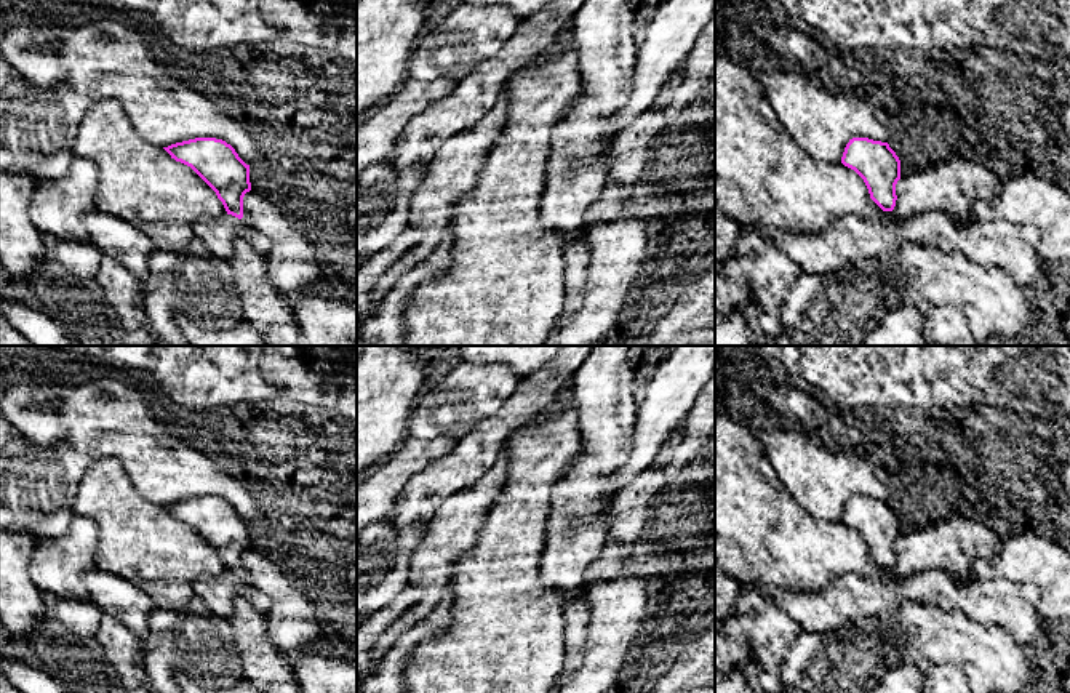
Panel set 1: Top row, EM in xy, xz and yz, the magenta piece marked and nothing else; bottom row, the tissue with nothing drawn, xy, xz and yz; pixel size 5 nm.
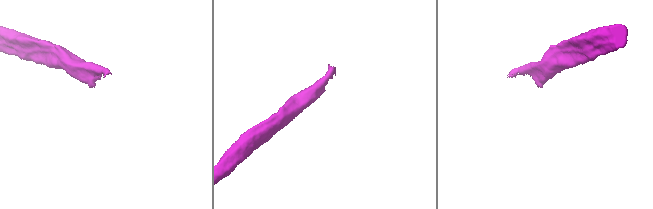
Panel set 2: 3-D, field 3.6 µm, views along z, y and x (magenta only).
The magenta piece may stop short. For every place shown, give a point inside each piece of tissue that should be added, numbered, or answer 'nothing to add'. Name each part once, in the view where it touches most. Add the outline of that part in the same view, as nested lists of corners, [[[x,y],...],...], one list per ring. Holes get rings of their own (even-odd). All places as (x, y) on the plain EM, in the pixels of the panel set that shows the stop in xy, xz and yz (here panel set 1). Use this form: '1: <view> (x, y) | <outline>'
nothing to add

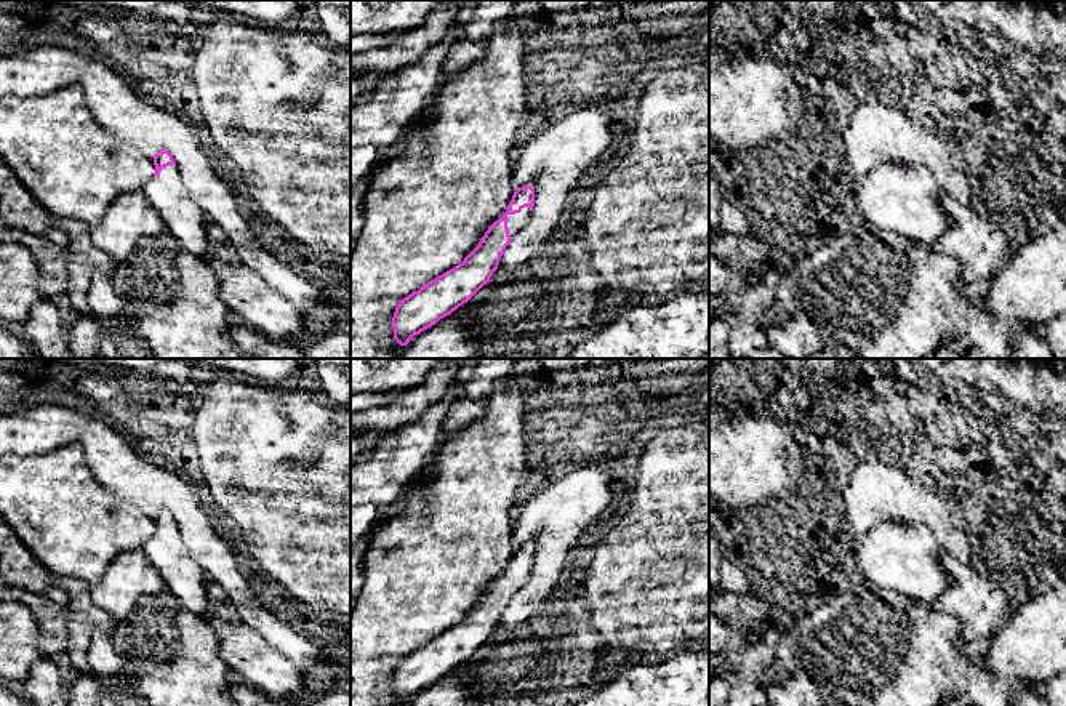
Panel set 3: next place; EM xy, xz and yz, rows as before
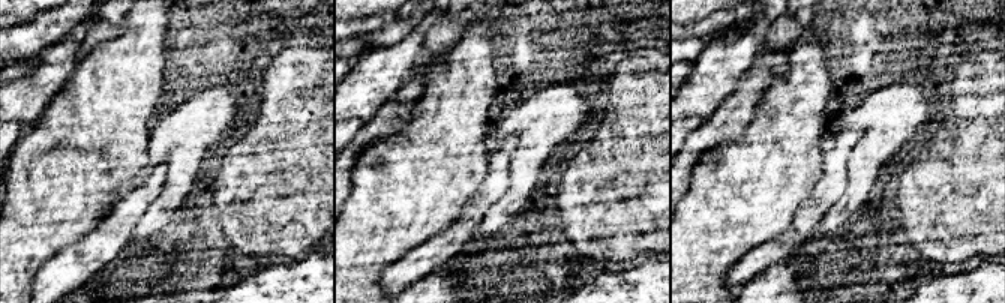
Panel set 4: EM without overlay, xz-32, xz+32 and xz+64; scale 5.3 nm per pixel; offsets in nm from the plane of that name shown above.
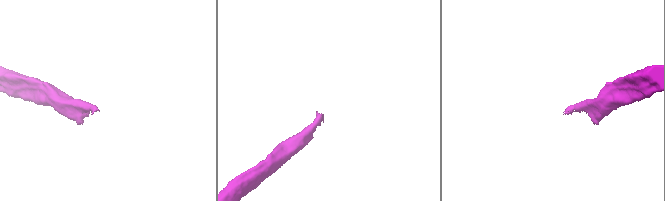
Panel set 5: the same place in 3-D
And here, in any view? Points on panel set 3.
1: xz (516, 581) | [[[530,565],[522,567],[520,572],[507,573],[507,586],[509,594],[514,596],[517,591],[520,591],[527,581],[531,576],[533,568]]]

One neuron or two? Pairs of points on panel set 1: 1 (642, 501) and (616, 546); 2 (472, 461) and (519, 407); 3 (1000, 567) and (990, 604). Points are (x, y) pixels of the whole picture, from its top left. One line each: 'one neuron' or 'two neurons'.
1: one neuron
2: one neuron
3: two neurons

